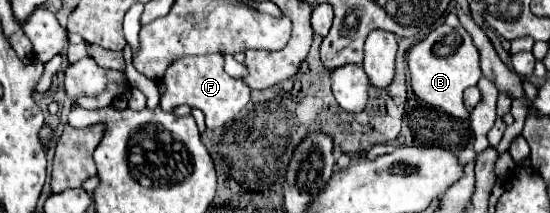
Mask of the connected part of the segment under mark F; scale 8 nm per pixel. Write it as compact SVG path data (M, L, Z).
M220 53L212 55L184 55L184 59L176 59L172 67L164 73L164 93L160 99L162 111L172 113L178 105L190 105L204 113L206 127L218 129L224 127L224 123L232 121L248 103L252 89L234 77L230 77L224 71L224 57Z

